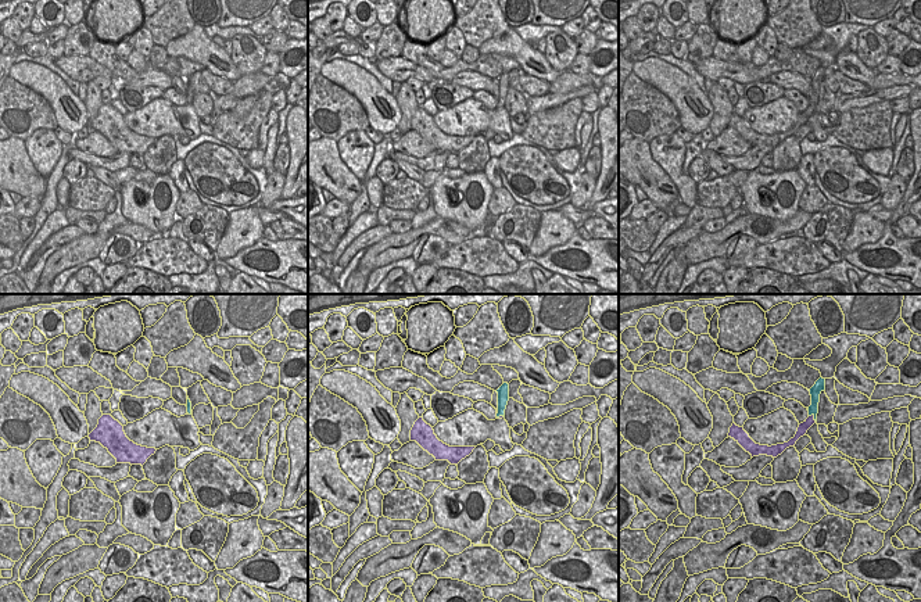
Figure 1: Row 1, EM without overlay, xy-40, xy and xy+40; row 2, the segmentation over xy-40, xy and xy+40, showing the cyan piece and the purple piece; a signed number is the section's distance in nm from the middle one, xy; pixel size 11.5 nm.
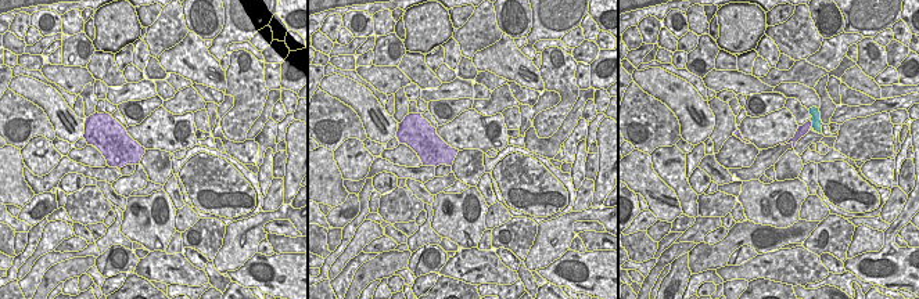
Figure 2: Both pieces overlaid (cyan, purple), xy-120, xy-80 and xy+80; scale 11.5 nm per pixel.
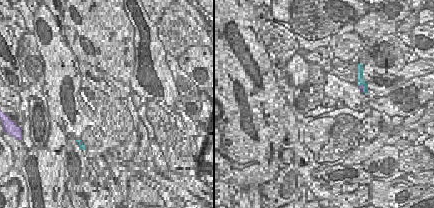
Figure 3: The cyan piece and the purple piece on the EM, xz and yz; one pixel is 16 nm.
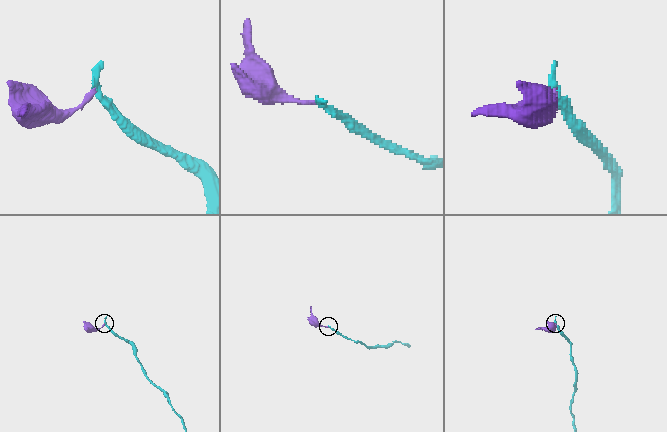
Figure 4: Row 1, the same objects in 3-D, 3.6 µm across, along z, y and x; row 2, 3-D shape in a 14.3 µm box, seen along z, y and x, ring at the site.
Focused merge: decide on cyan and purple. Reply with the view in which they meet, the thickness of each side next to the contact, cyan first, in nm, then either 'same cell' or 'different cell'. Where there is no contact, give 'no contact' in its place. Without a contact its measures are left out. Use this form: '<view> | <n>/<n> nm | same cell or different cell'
xy+40 | 130/120 nm | different cell

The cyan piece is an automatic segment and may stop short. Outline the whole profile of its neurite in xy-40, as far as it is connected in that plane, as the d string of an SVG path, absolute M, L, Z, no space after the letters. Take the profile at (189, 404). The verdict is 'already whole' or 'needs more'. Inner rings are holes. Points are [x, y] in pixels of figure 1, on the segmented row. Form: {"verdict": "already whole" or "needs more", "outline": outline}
{"verdict": "needs more", "outline": "M172 387L172 398L180 404L187 406L187 413L191 415L191 402L187 397L187 391L182 387Z"}

